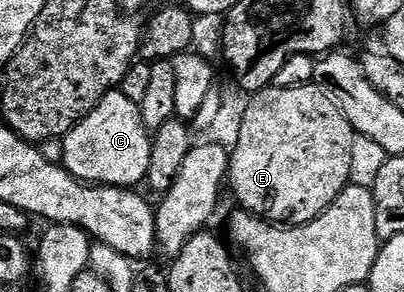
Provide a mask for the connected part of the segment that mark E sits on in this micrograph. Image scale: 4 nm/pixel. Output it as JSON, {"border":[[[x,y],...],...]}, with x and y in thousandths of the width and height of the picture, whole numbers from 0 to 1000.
{"border":[[[772,288],[733,295],[730,301],[676,295],[649,308],[644,322],[624,325],[619,363],[611,370],[609,394],[601,397],[589,490],[577,500],[567,534],[562,637],[564,647],[577,647],[577,664],[587,675],[584,702],[599,719],[614,719],[636,747],[653,747],[661,760],[700,774],[748,774],[770,753],[780,753],[854,654],[854,640],[866,634],[869,500],[876,462],[874,428],[864,421],[859,397],[849,397],[849,384],[839,384],[839,370],[829,370],[829,356],[819,356],[819,342],[809,342],[809,329],[800,329],[800,315],[790,315],[790,301]]]}

